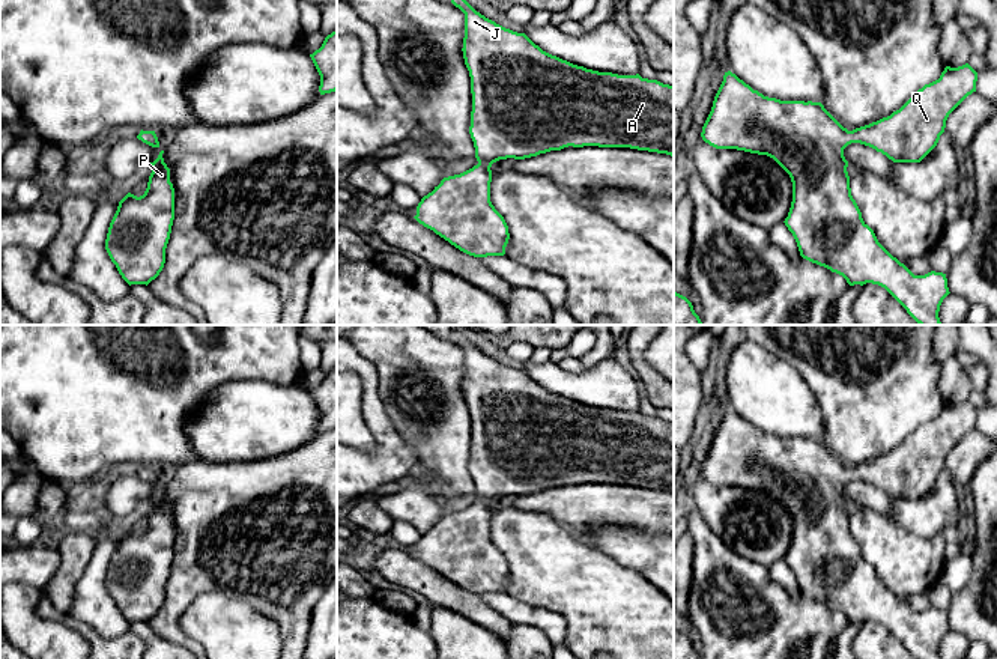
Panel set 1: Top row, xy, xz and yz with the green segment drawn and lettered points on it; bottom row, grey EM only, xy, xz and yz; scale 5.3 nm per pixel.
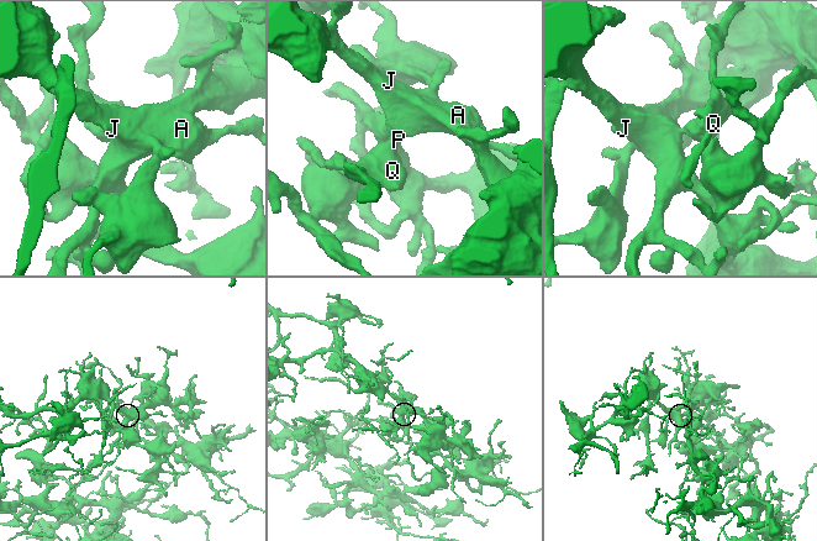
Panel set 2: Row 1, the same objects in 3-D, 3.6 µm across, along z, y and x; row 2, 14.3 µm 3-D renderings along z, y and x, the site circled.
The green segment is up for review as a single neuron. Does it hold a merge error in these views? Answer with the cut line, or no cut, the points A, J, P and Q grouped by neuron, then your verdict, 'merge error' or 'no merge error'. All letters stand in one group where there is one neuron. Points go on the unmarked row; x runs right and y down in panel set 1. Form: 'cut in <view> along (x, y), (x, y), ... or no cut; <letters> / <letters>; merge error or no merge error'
no cut; A J P Q; no merge error

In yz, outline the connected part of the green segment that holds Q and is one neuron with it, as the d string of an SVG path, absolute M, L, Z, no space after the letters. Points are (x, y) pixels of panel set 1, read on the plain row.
M968 400L958 405L946 403L938 417L925 421L890 453L848 468L821 439L764 433L728 408L701 474L716 486L767 492L789 512L792 539L783 560L803 596L842 612L850 623L872 620L884 624L916 659L940 659L940 642L950 630L946 611L931 608L914 612L878 579L851 533L844 486L851 480L860 480L893 500L920 500L937 483L949 451L976 429L976 418L977 409Z

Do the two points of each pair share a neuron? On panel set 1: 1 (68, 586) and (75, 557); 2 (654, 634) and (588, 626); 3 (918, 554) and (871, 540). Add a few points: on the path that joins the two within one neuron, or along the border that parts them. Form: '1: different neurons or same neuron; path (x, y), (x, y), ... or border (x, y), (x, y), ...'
1: same neuron; path (68, 578), (72, 564)
2: same neuron; path (638, 631), (605, 631)
3: same neuron; path (906, 554), (895, 554), (883, 542)

